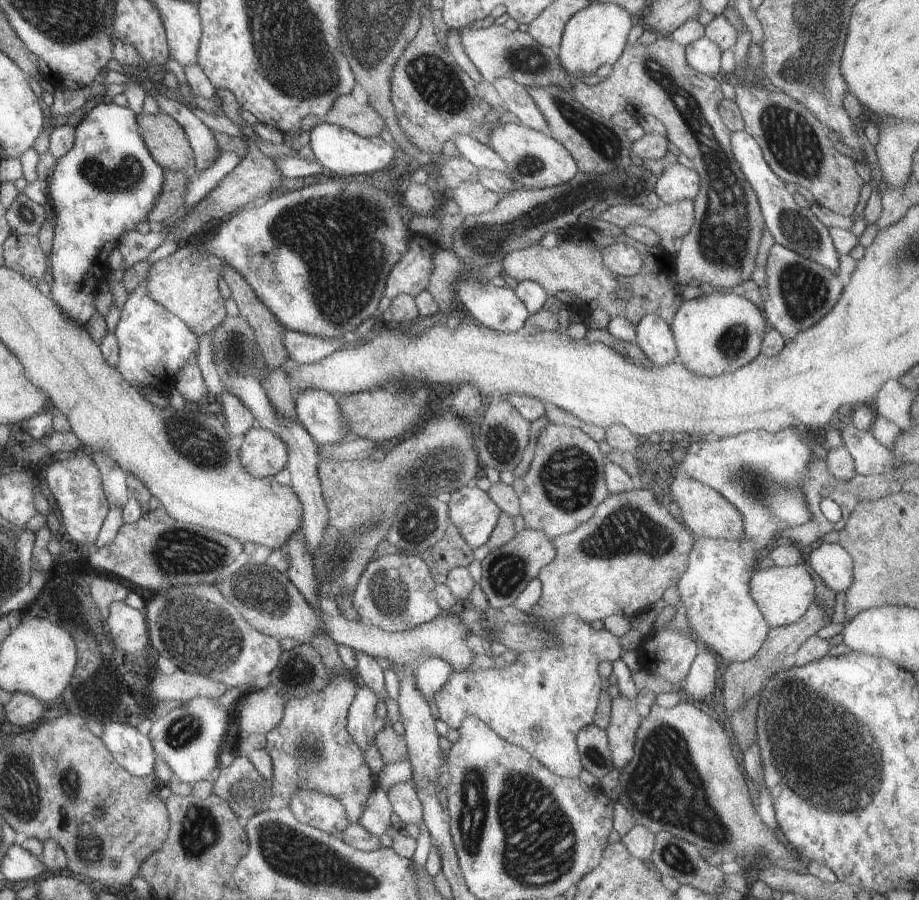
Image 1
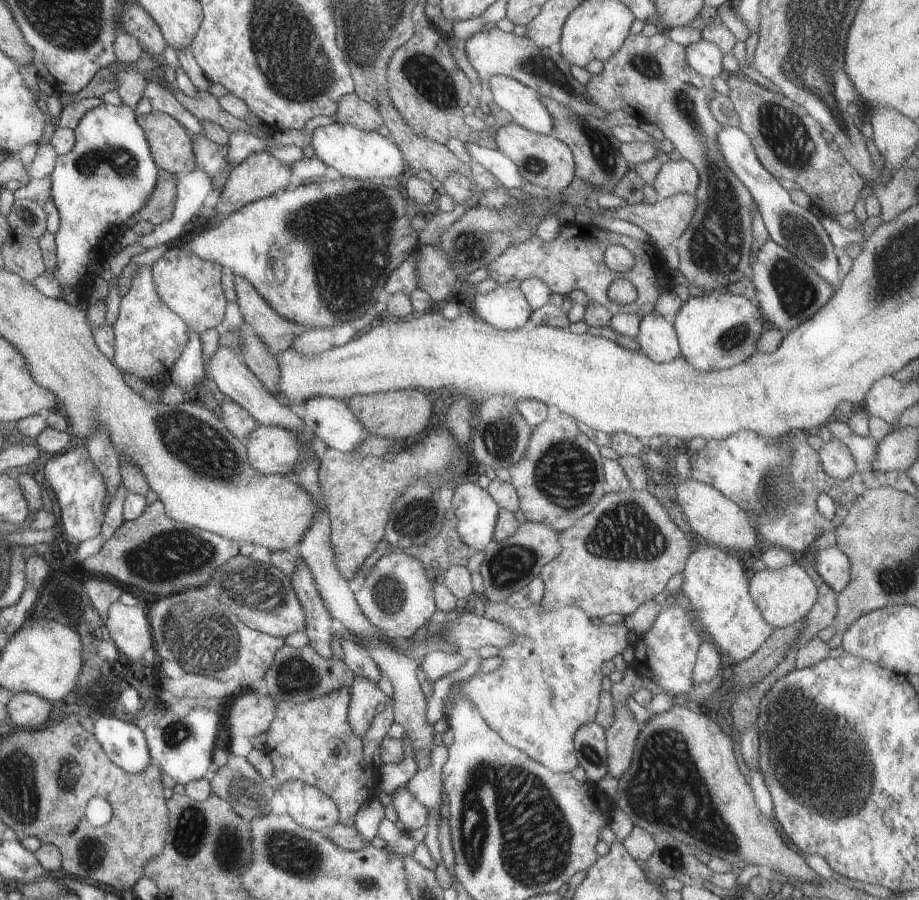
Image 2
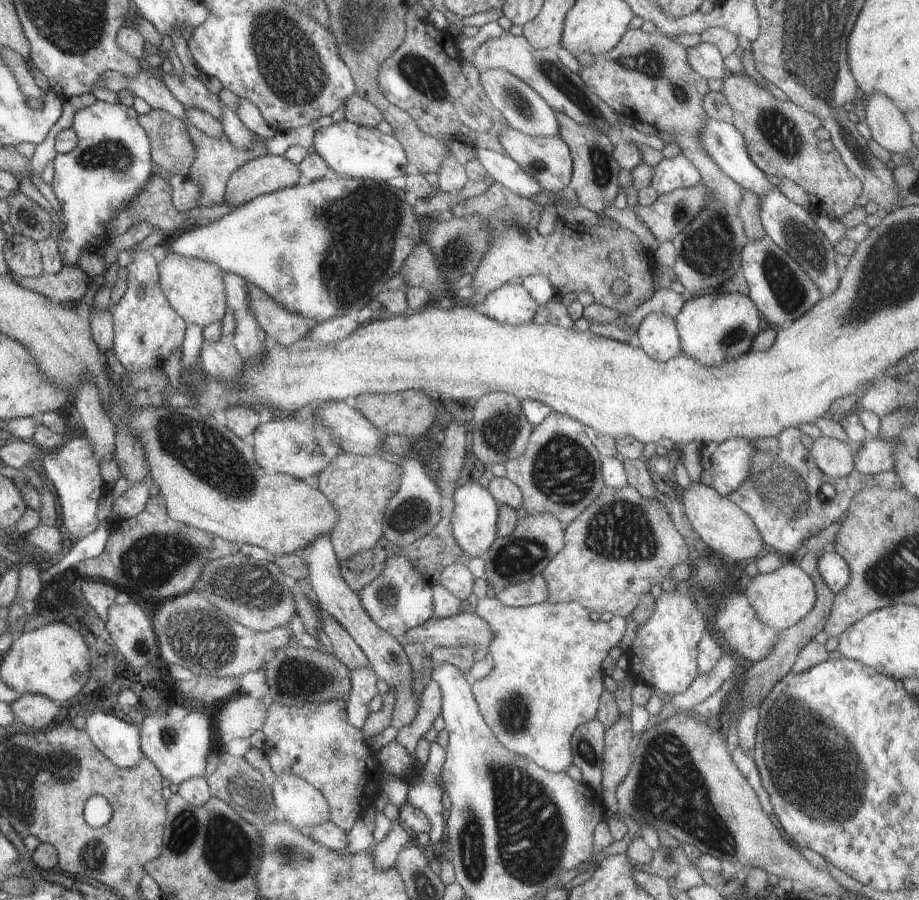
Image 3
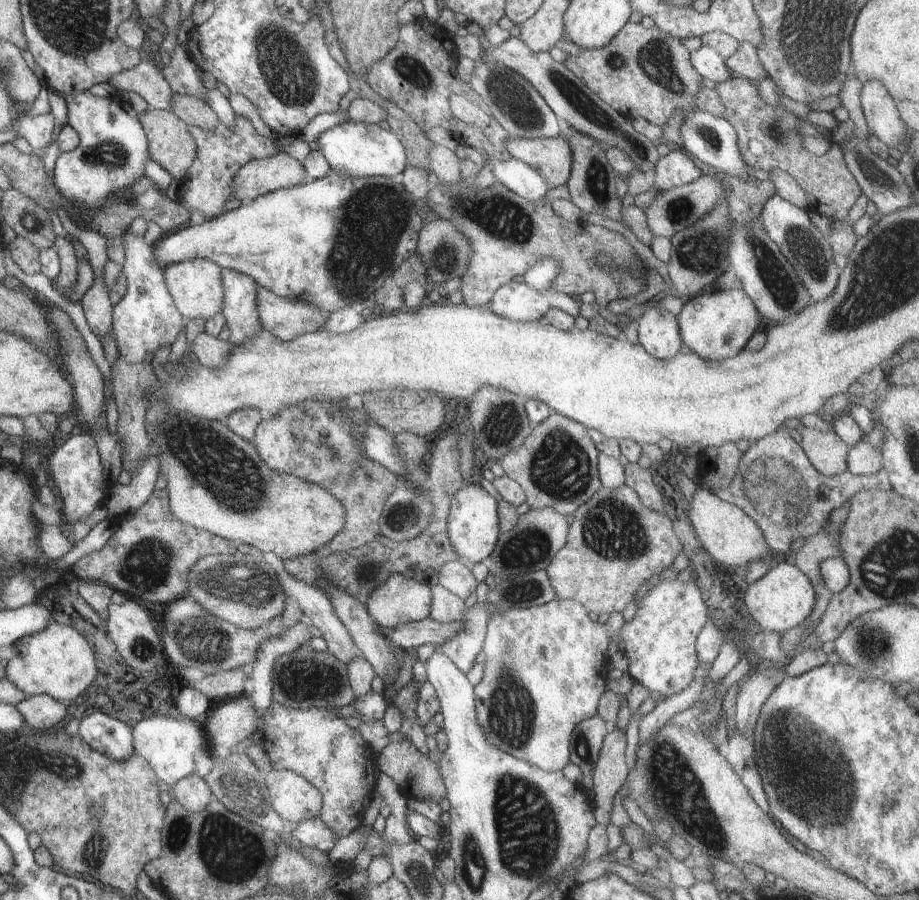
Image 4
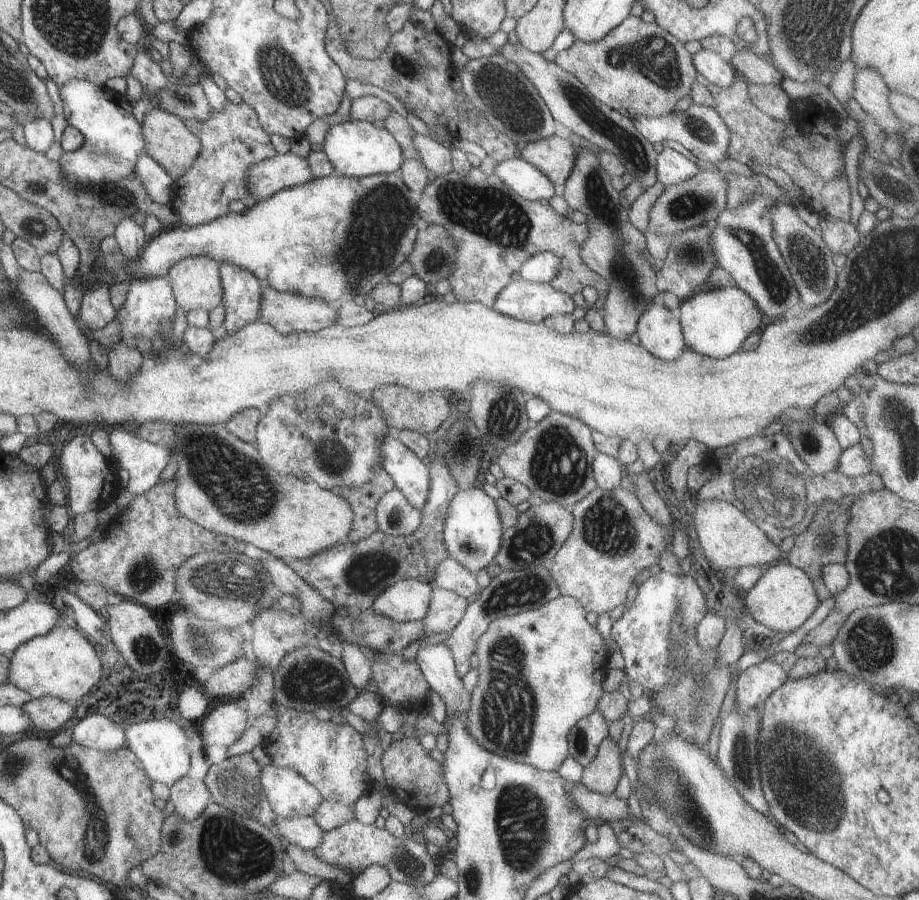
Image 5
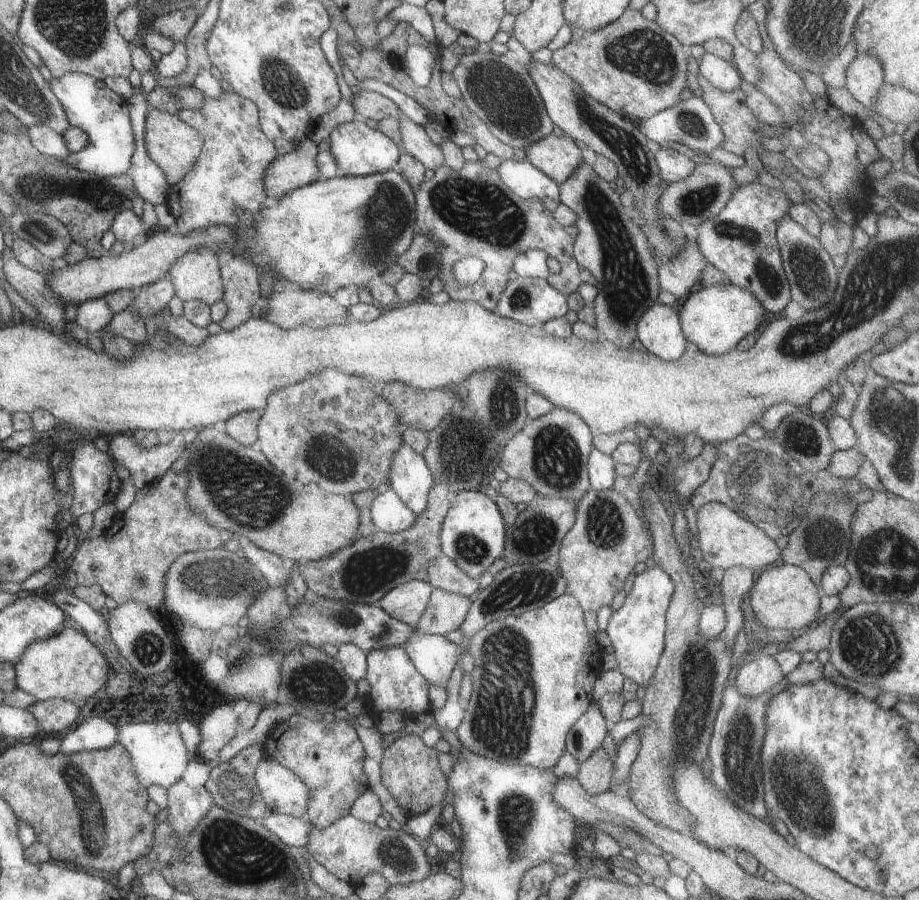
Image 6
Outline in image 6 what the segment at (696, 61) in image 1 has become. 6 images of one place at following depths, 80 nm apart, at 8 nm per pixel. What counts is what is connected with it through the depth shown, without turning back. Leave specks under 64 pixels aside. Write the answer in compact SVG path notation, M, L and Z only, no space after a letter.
M704 53L698 60L699 74L721 91L740 87L742 75L734 64L712 53Z

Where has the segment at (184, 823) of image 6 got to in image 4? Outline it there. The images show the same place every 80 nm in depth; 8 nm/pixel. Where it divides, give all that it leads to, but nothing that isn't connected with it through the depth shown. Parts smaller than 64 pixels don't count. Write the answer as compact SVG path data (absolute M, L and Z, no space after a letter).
M198 774L184 777L182 780L176 782L173 788L174 799L178 799L178 802L188 812L203 811L214 799L210 787Z

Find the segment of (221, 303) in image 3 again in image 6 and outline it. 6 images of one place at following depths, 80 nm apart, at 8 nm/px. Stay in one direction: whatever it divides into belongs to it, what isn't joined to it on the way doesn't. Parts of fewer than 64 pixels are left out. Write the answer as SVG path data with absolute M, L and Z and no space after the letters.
M200 247L181 256L169 270L176 286L175 295L183 300L200 301L208 309L222 301L222 278L218 268L219 255L208 247Z

